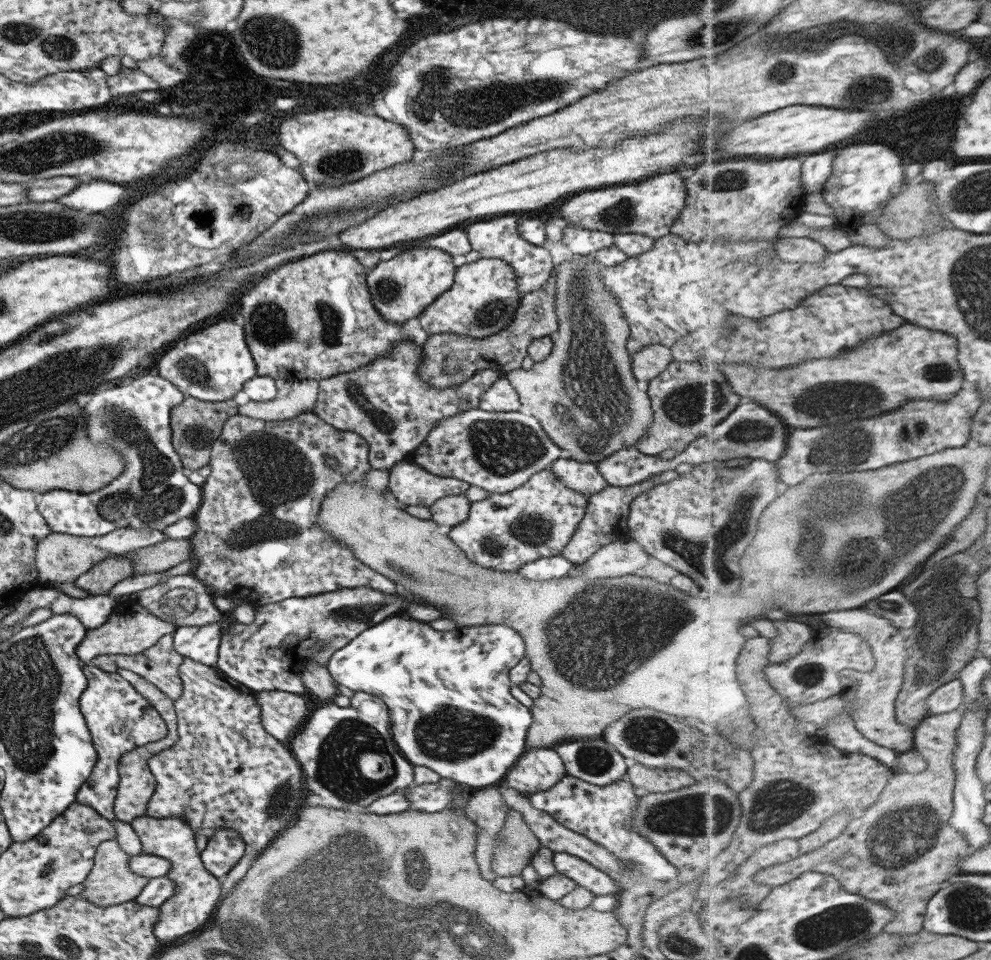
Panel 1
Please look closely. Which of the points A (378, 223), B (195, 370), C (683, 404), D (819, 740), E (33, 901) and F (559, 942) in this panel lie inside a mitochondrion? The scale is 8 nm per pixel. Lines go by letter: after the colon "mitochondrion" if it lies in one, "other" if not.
A: other
B: mitochondrion
C: mitochondrion
D: other
E: other
F: other

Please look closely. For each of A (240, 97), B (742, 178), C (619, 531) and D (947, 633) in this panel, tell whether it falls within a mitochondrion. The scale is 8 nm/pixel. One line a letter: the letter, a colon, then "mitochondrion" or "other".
A: other
B: mitochondrion
C: other
D: mitochondrion

